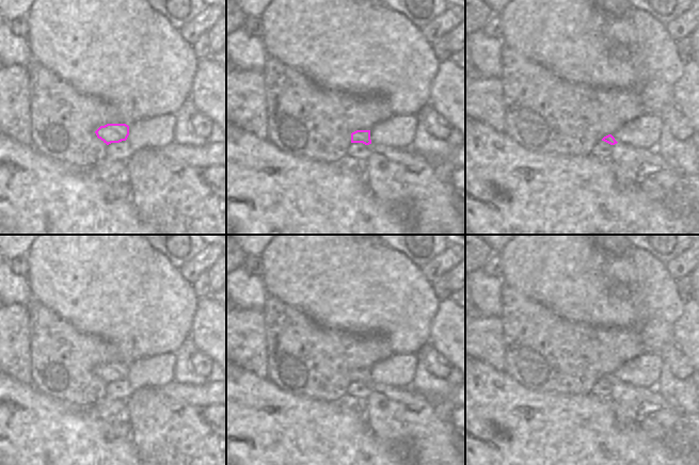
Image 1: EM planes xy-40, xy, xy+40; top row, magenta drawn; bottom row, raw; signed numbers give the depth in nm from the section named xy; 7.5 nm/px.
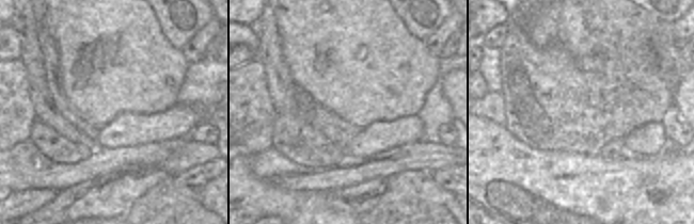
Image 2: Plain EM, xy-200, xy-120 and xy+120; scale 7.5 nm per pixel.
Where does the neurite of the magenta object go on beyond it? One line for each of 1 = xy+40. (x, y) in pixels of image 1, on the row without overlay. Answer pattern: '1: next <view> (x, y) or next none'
1: next xy+40 (635, 406)

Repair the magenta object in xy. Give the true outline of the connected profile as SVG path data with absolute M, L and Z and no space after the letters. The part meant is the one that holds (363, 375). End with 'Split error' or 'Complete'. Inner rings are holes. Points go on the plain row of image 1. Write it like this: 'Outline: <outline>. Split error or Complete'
Outline: M370 369L352 371L351 382L363 382L370 389L366 417L380 442L406 444L415 458L415 465L463 465L447 418L442 418L420 392L374 384Z. Split error

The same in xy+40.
Outline: M611 373L602 380L611 384L609 401L621 427L640 427L679 454L692 452L686 436L686 414L681 414L658 390L623 384Z. Split error

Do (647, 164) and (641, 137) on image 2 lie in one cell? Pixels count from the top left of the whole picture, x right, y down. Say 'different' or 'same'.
different

